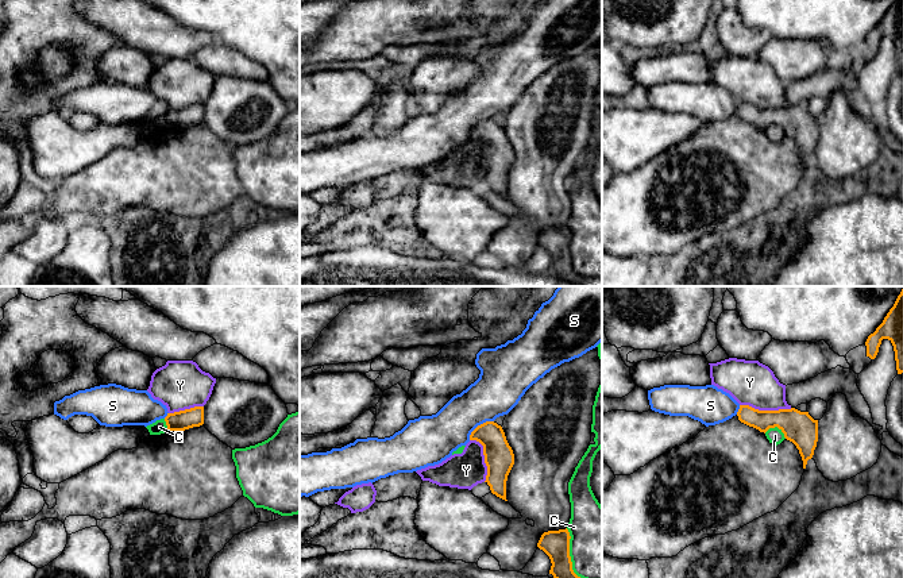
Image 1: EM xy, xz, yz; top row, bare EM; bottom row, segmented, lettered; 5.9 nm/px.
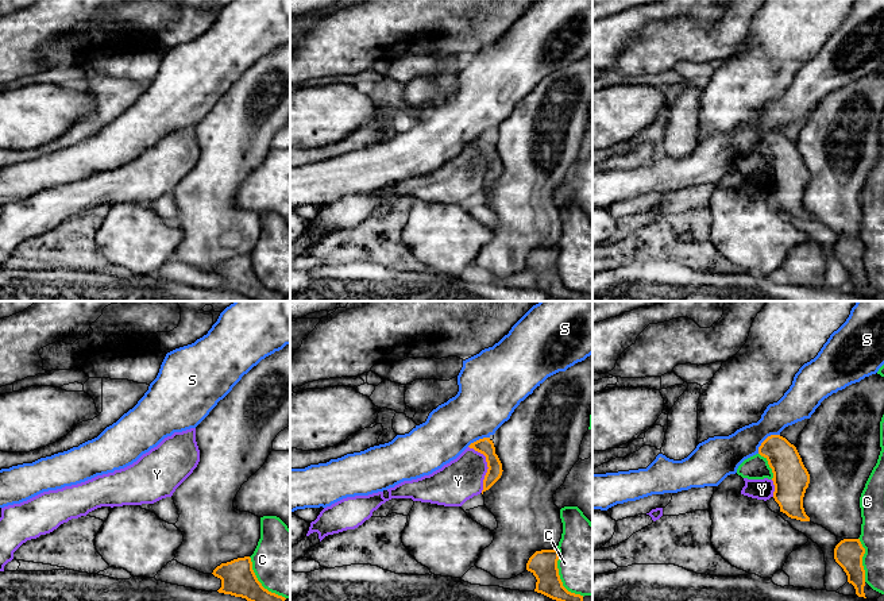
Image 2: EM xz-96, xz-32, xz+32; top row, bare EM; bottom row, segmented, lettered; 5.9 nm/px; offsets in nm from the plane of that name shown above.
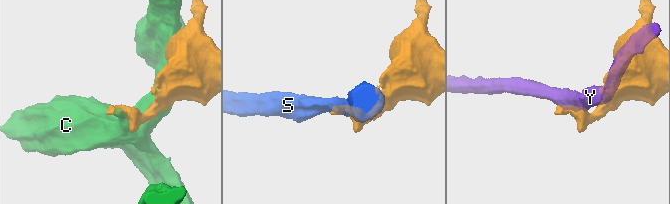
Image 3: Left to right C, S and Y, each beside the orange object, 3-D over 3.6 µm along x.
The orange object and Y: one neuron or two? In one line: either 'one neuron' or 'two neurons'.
two neurons

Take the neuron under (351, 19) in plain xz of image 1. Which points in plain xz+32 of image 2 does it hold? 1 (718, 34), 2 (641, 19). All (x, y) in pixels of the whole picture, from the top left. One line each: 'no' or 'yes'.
1: yes
2: no

